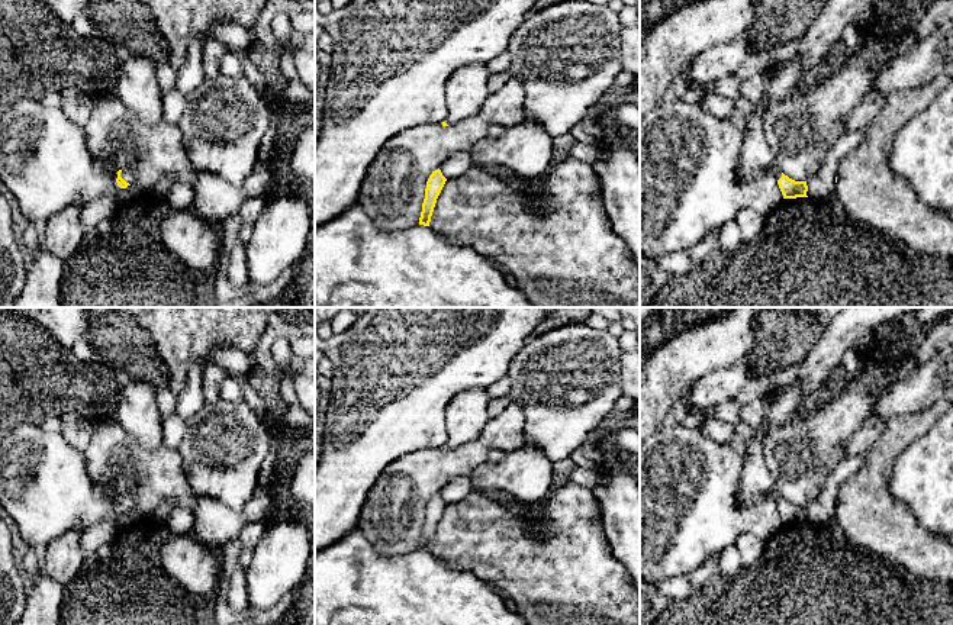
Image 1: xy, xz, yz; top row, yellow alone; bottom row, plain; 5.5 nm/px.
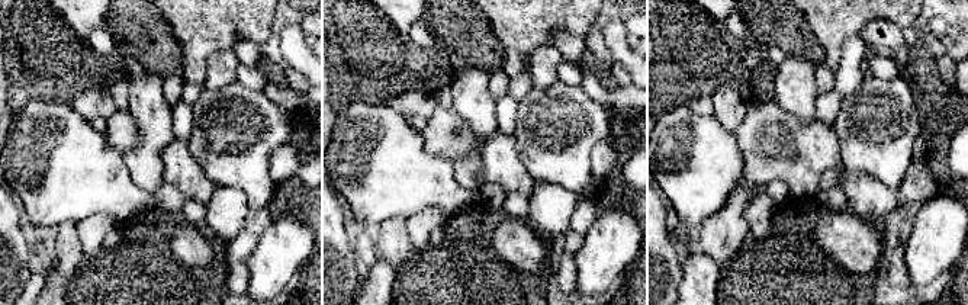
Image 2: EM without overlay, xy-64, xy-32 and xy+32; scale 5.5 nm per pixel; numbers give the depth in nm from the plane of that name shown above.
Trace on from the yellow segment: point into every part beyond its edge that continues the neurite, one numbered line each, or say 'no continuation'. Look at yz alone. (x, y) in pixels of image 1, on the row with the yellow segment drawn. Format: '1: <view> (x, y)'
1: yz (791, 76)

